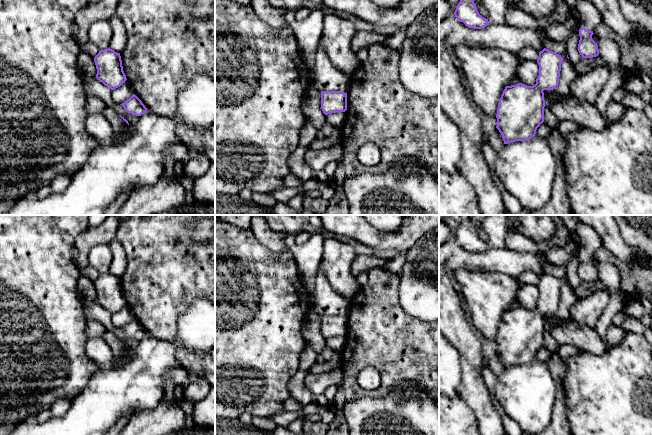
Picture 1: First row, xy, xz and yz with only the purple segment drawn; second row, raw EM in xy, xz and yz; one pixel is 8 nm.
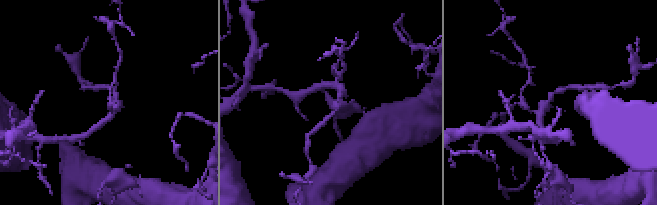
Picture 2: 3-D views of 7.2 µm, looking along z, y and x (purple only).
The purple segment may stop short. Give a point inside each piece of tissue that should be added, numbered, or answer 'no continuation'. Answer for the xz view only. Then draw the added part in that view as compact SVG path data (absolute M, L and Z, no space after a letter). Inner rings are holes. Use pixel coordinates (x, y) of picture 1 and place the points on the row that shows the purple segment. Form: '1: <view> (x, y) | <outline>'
no continuation

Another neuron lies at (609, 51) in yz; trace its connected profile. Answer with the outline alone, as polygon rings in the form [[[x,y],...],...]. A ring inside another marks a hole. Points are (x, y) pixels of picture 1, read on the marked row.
[[[593,34],[592,39],[598,45],[599,56],[610,68],[608,82],[604,85],[594,102],[594,105],[605,119],[606,124],[608,124],[606,113],[607,105],[612,101],[613,93],[623,84],[625,80],[623,74],[619,71],[620,48],[618,44],[610,38],[600,38]]]

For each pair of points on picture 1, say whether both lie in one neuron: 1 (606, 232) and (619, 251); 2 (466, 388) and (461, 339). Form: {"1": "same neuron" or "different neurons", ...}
{"1": "same neuron", "2": "same neuron"}

